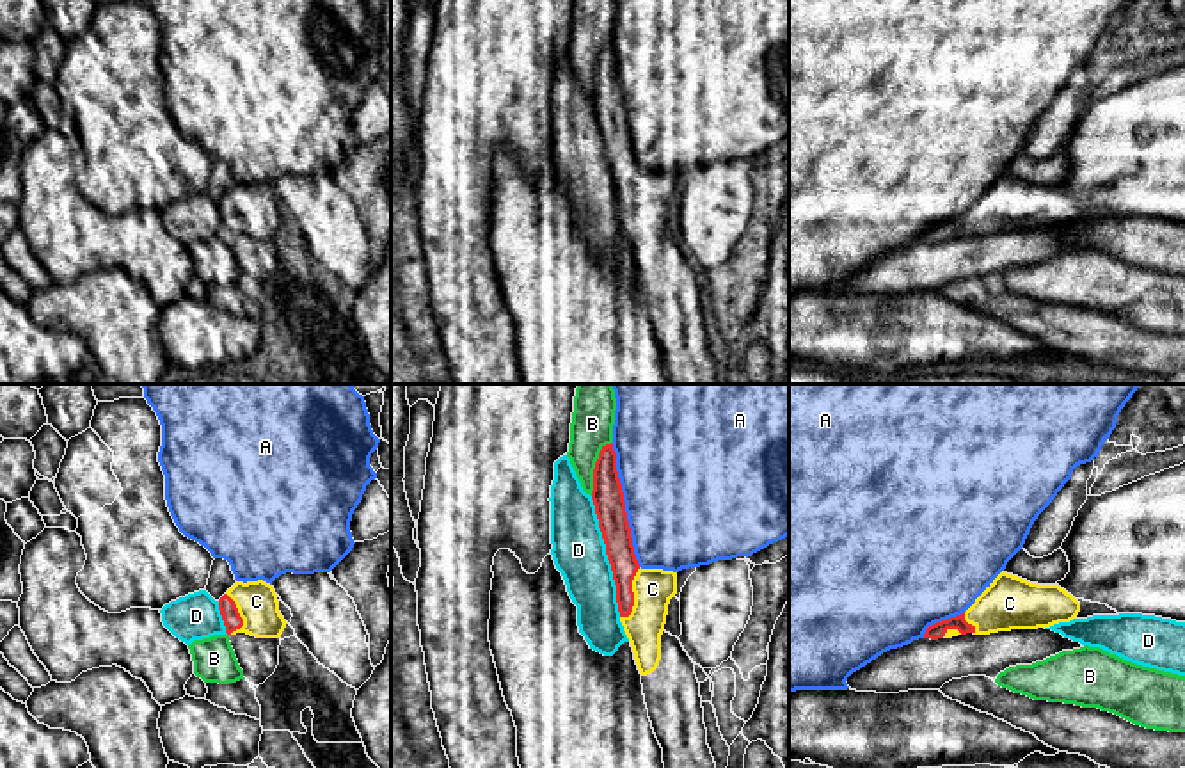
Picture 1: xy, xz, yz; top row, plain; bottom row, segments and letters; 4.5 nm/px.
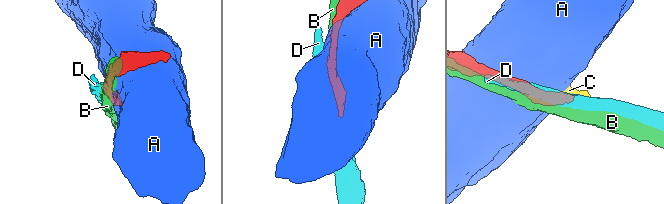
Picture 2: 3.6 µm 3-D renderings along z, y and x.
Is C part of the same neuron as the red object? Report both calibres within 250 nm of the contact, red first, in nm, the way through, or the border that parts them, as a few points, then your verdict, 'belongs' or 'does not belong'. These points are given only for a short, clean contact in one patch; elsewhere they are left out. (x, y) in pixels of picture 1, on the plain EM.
130 nm thick on the red side, 180 nm on the other; runs through xz (619, 144), (633, 198), (652, 191); belongs

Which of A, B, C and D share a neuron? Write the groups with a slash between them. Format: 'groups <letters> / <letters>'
groups A / B / C / D

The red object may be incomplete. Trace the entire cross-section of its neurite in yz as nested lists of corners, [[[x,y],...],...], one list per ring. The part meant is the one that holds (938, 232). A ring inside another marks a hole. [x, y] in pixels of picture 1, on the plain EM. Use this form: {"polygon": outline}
{"polygon": [[[1002,172],[966,213],[929,228],[924,240],[1038,231],[1093,217],[1119,215],[1107,206],[1075,201],[1059,187],[1038,187]]]}

